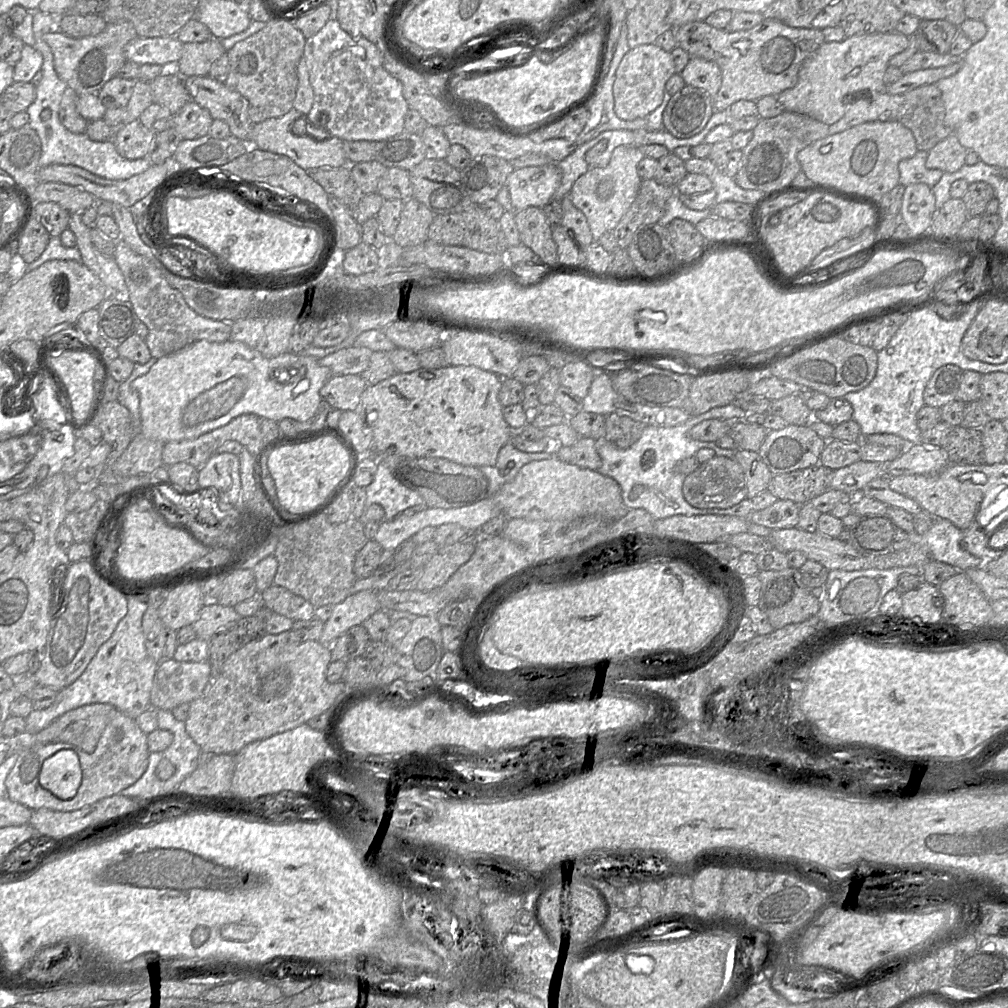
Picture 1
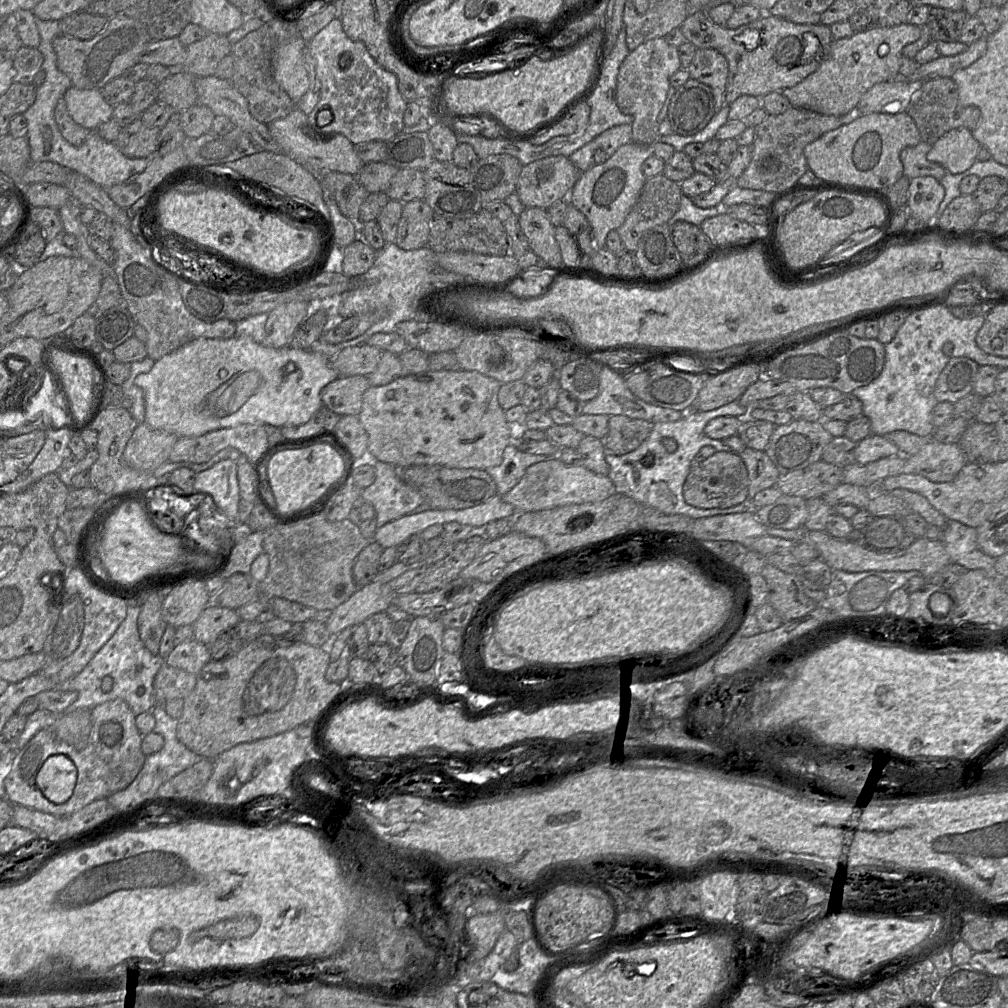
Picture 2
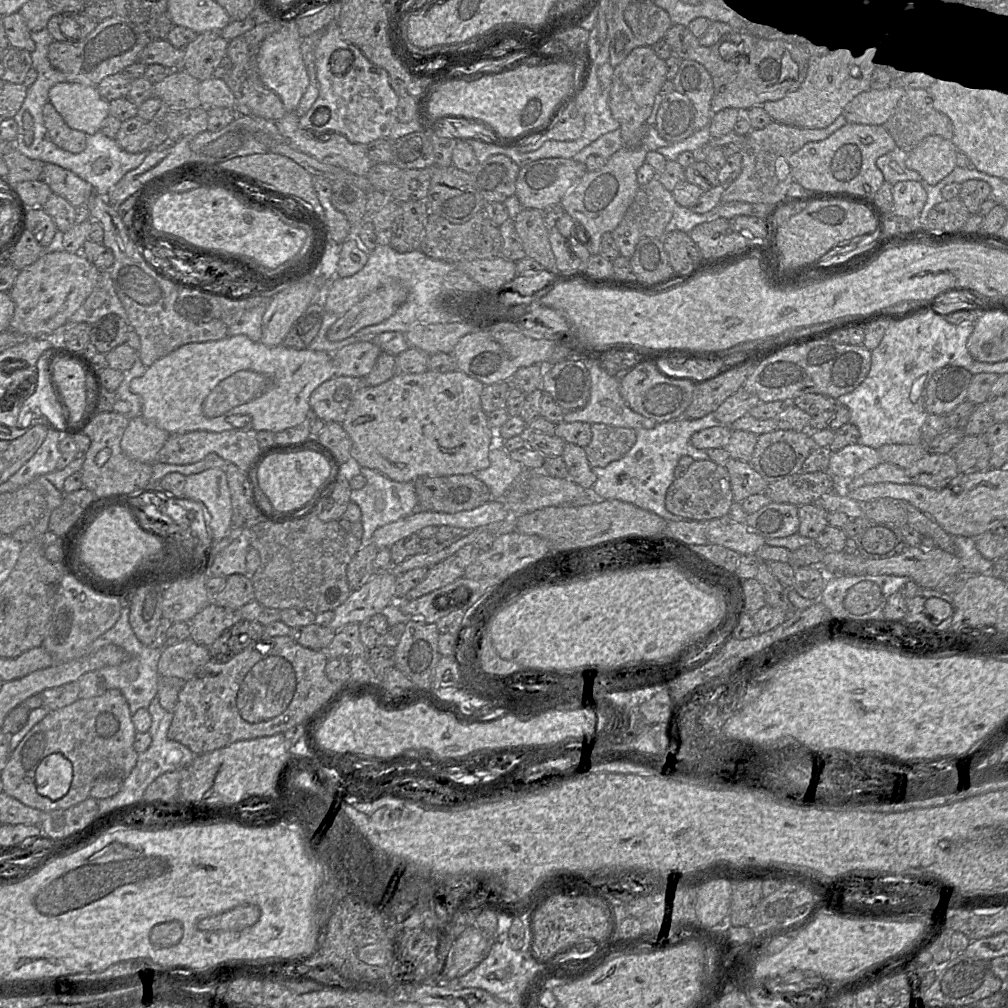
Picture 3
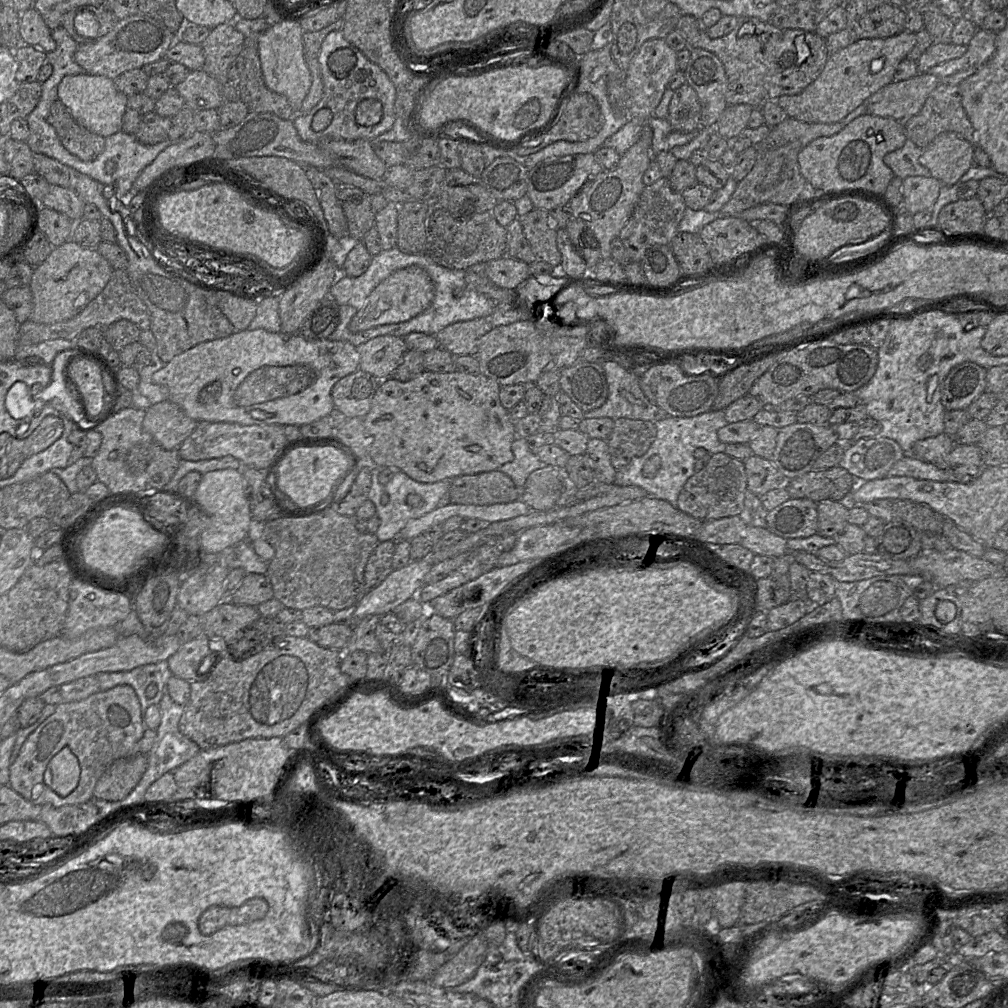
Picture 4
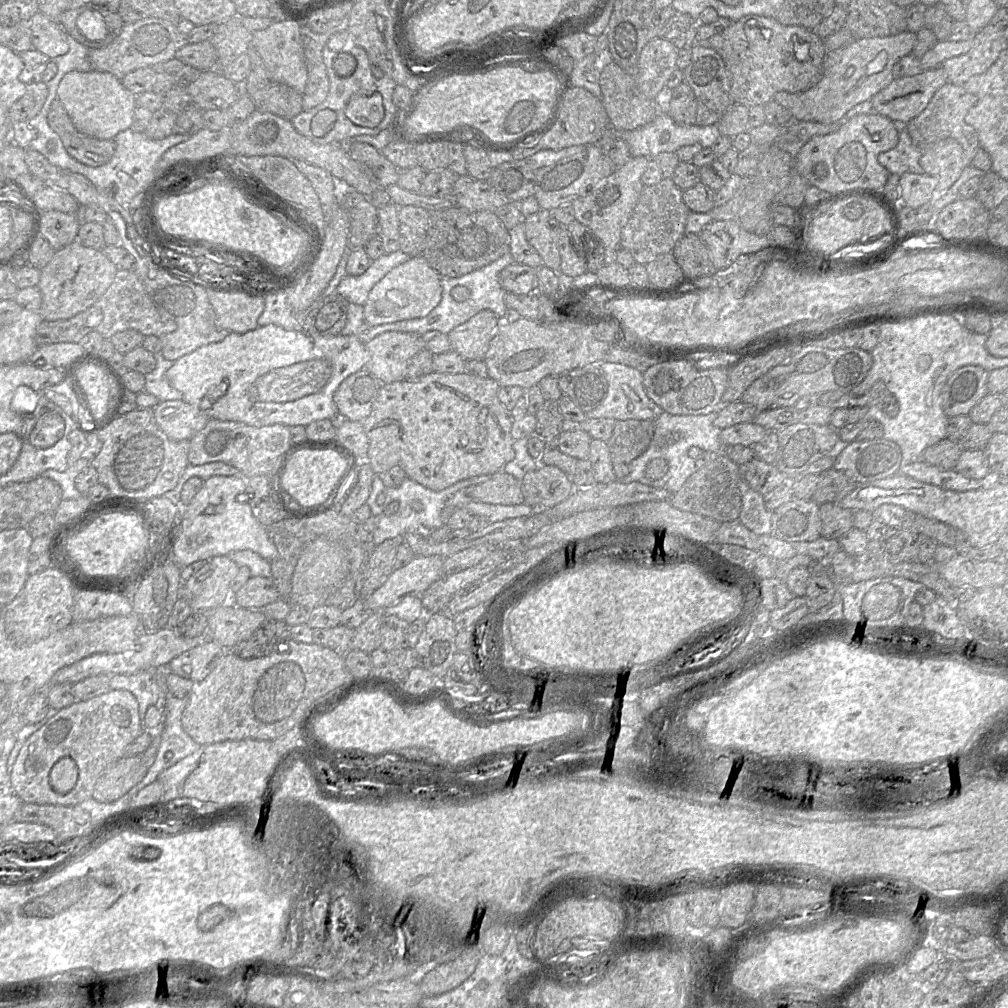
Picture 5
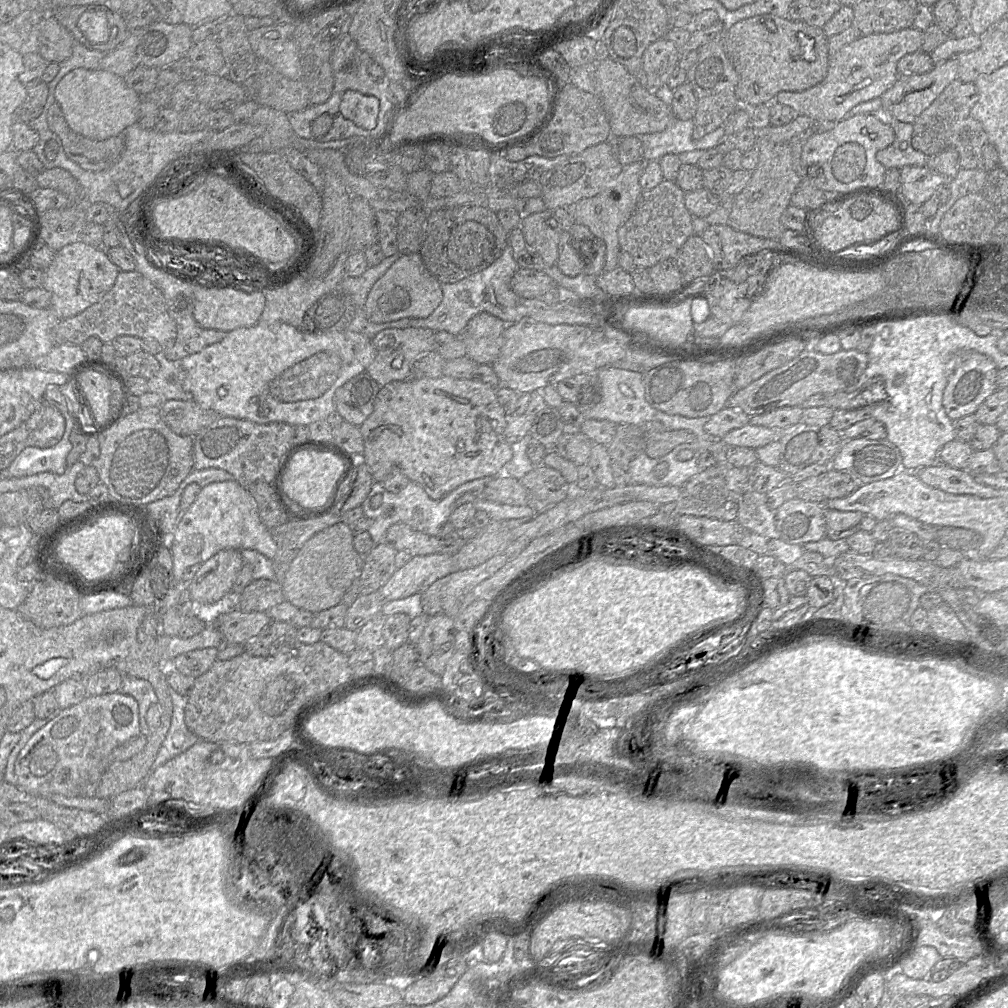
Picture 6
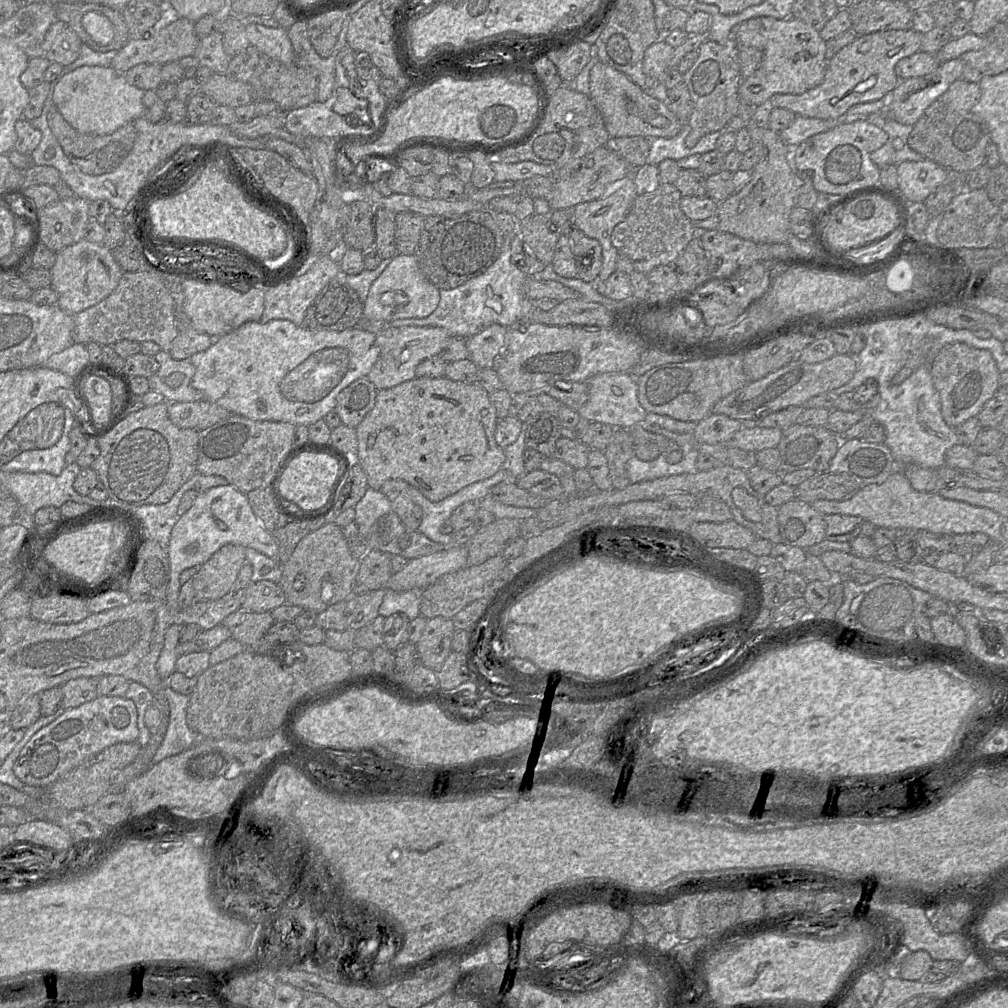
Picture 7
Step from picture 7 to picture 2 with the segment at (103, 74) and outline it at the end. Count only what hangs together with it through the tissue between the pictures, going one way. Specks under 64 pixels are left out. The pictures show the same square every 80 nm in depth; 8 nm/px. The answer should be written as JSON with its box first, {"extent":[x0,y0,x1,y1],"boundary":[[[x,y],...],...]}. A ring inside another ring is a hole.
{"extent":[63,86,114,131],"boundary":[[[71,86],[64,93],[63,99],[66,102],[67,111],[71,118],[77,124],[89,130],[96,131],[101,124],[112,118],[114,106],[105,100],[101,89],[80,89]]]}

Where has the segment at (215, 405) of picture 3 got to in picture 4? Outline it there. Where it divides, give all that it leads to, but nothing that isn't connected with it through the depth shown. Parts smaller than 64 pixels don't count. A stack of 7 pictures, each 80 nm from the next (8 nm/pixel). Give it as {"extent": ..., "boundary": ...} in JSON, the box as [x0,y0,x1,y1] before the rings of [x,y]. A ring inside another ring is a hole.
{"extent":[152,329,360,426],"boundary":[[[245,329],[234,331],[231,335],[220,339],[201,342],[189,350],[175,356],[165,366],[152,375],[155,384],[165,386],[169,390],[169,401],[176,403],[183,411],[195,421],[231,422],[241,425],[266,425],[280,424],[302,426],[315,420],[328,416],[334,409],[331,396],[333,386],[343,377],[359,369],[360,355],[357,348],[348,341],[330,339],[308,339],[300,333],[286,334],[283,332],[271,332],[265,329]]]}

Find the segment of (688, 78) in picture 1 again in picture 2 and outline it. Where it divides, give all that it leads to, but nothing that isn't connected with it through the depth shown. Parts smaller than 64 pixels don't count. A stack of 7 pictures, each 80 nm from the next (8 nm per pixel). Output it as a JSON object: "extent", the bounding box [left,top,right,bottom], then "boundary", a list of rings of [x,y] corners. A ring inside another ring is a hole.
{"extent":[687,48,728,115],"boundary":[[[697,48],[687,68],[690,78],[709,86],[715,99],[715,115],[724,106],[724,93],[728,77],[728,62],[717,50]]]}

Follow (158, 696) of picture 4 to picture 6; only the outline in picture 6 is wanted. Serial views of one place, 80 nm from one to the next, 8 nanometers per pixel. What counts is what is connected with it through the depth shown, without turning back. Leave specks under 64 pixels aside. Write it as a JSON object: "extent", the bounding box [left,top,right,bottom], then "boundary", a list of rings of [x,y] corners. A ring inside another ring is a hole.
{"extent":[119,674,158,736],"boundary":[[[122,674],[119,692],[132,696],[138,703],[140,734],[148,736],[150,731],[146,723],[146,712],[150,705],[157,704],[158,699],[153,686],[146,680]]]}

